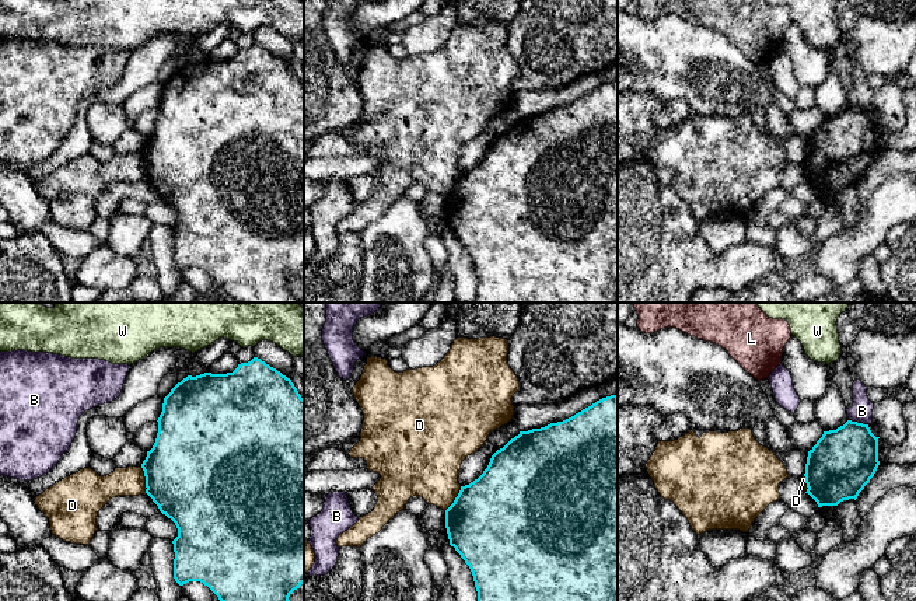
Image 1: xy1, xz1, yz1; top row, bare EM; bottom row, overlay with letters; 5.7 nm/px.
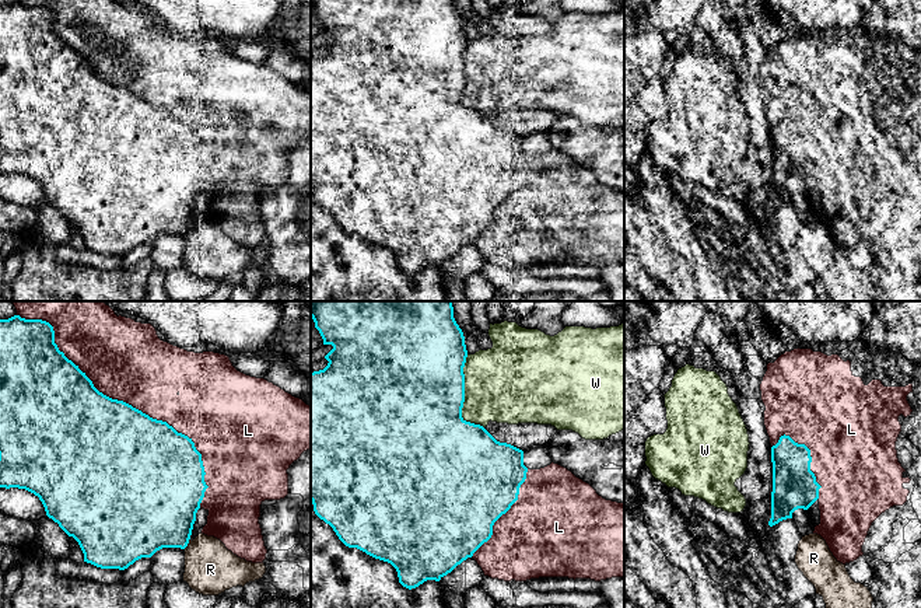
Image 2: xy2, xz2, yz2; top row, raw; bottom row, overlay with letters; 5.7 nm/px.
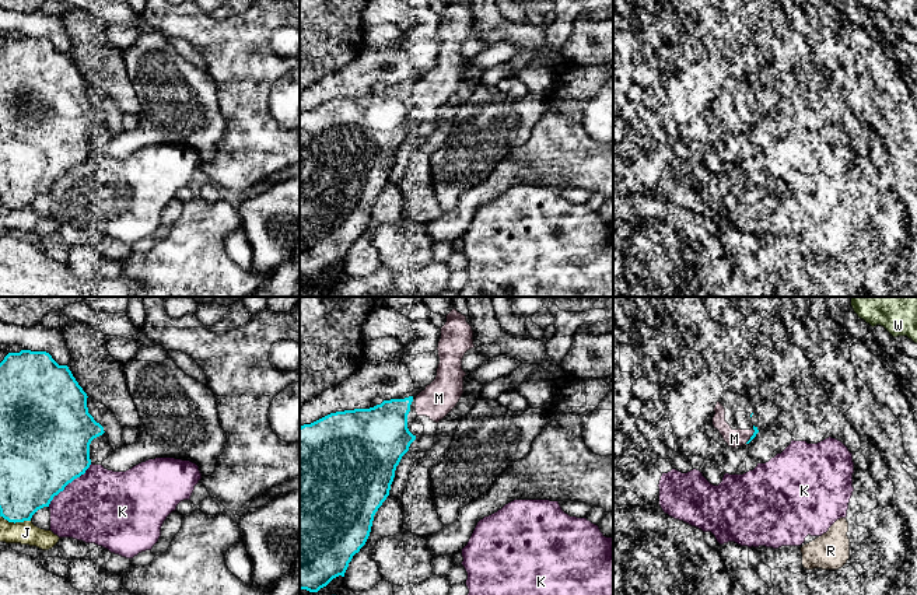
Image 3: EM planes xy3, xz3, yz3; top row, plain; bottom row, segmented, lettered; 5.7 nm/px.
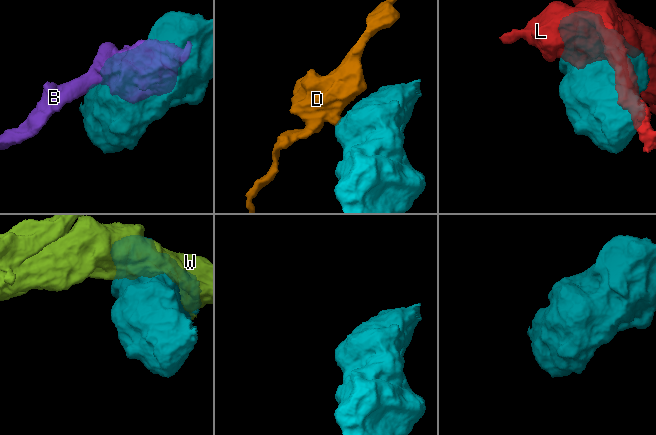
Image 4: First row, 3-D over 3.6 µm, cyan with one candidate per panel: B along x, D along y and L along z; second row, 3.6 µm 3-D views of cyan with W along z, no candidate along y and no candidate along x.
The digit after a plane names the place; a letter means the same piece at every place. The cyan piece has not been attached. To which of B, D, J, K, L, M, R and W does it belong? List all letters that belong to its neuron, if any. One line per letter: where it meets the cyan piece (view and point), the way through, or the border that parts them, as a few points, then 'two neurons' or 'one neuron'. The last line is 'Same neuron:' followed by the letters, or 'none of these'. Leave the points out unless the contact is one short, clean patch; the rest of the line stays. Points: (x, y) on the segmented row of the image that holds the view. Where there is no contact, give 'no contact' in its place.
B: yz1 (859, 423) | two neurons
D: xy1 (146, 479) | along xy1 (140, 467), (144, 475), (146, 492) | two neurons
J: xy3 (16, 521) | two neurons
K: xy3 (69, 482) | two neurons
L: xy2 (128, 404) | two neurons
M: yz3 (752, 436) | one neuron
R: xy2 (186, 545) | two neurons
W: xz2 (463, 397) | two neurons
Same neuron: M

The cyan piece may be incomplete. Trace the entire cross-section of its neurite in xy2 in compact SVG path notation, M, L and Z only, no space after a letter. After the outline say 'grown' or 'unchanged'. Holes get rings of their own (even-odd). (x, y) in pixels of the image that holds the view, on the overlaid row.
M20 315L0 319L0 488L25 489L38 496L46 516L78 542L84 562L101 569L125 570L141 558L151 558L162 548L185 549L192 535L196 513L209 488L204 475L202 454L196 450L192 438L178 433L167 422L153 419L132 405L99 392L85 373L59 350L55 343L53 326L49 322L25 319Z; unchanged

